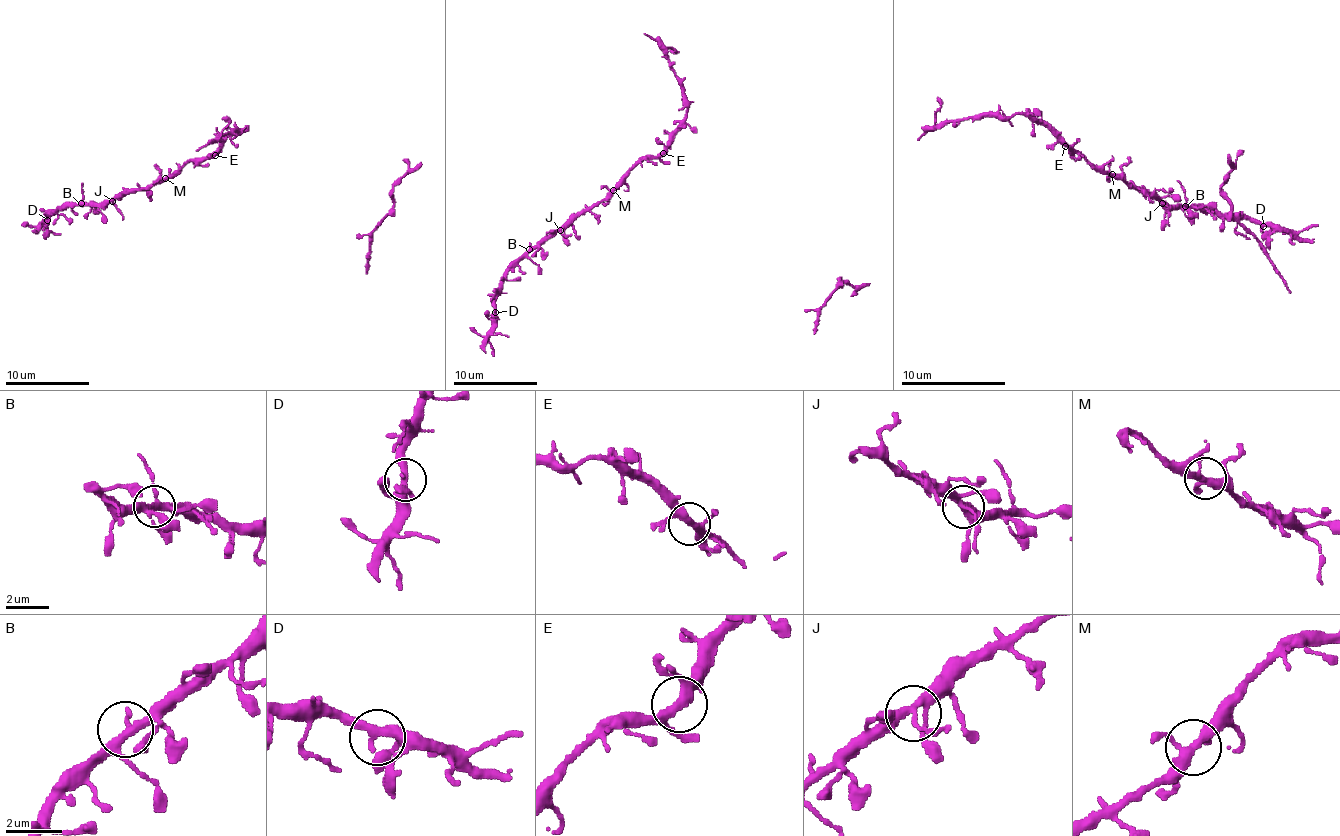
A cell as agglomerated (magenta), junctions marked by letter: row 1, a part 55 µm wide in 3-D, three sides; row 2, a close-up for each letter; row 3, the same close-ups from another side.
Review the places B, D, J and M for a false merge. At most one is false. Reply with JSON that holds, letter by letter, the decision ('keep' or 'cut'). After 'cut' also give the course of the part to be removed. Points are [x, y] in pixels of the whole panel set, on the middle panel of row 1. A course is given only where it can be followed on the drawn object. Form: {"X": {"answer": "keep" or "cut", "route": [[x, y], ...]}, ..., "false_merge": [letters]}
{"B": {"answer": "keep"}, "D": {"answer": "keep"}, "J": {"answer": "keep"}, "M": {"answer": "keep"}, "false_merge": []}

